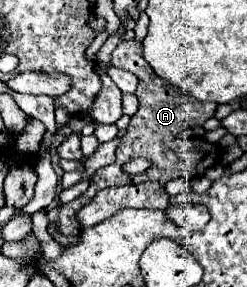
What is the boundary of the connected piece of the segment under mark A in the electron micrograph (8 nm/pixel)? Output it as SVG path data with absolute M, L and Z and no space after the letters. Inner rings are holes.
M136 39L132 41L122 41L114 53L112 53L112 65L114 67L120 67L120 69L126 69L126 71L132 71L136 73L136 77L140 79L138 81L138 89L136 89L136 97L140 101L140 107L138 111L132 115L132 121L126 129L126 135L122 137L118 149L116 149L116 163L108 165L108 167L102 167L94 173L94 179L92 179L92 185L86 193L82 193L76 201L68 203L68 205L60 205L60 207L54 207L50 209L46 215L50 219L50 223L56 225L56 231L60 231L62 235L70 237L70 235L78 235L80 231L80 225L78 221L74 219L74 213L76 209L80 209L88 199L92 199L100 189L104 187L114 187L114 185L134 185L134 183L142 183L142 181L158 181L158 183L168 183L170 179L176 179L176 177L186 177L186 179L192 179L196 177L200 171L206 171L208 167L212 167L220 153L206 153L206 163L186 163L182 161L180 157L180 151L178 147L174 145L176 137L190 129L190 127L196 127L196 125L204 125L206 119L210 119L216 111L216 105L214 103L208 103L208 101L198 101L194 97L190 97L188 93L182 93L180 89L174 89L172 85L168 85L166 81L162 81L154 69L144 61L142 57L142 43L138 43ZM134 157L146 157L152 165L148 171L140 173L140 175L130 175L126 173L122 167L124 163L132 161Z

